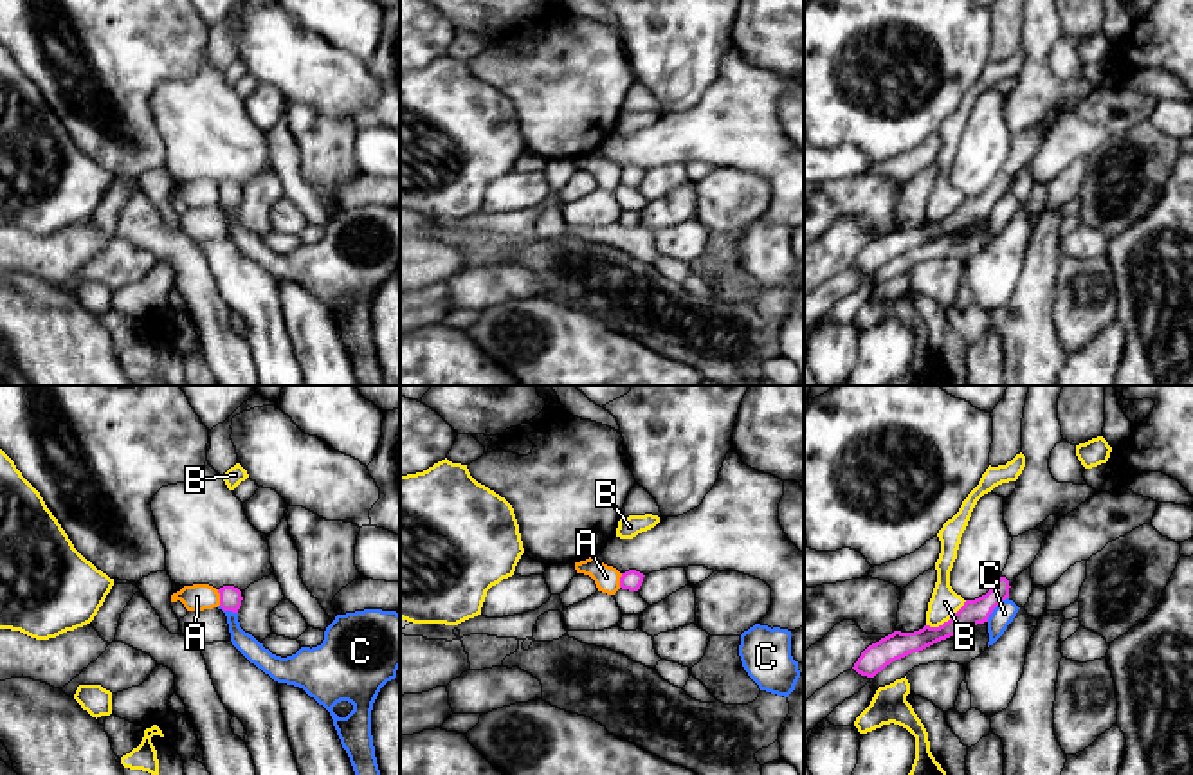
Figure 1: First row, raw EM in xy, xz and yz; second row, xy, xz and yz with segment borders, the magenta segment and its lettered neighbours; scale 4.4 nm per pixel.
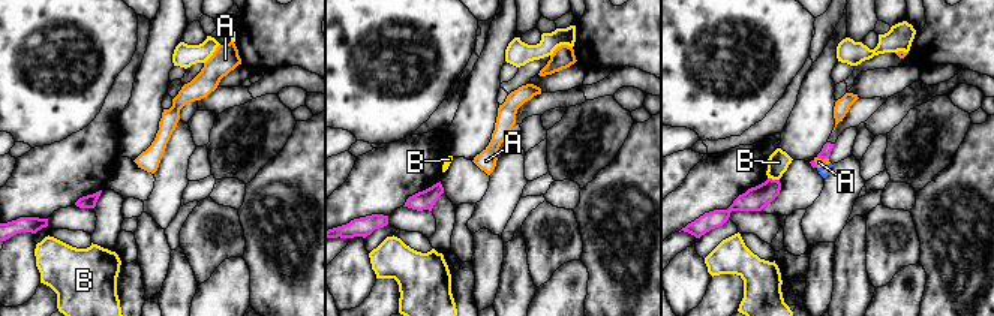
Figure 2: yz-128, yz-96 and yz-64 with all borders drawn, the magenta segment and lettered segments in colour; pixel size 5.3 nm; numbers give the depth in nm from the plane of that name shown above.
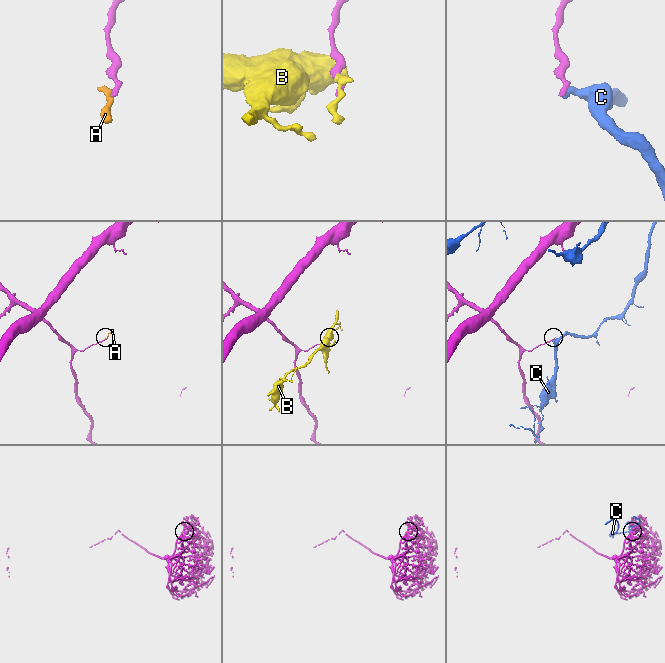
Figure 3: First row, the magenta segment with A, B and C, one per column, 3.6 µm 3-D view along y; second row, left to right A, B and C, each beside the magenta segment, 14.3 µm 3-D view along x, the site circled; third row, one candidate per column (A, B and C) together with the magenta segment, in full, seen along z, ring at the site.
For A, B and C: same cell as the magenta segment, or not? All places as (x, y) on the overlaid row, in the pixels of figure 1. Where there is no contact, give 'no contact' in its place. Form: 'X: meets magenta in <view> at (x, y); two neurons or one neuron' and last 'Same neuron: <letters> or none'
A: meets magenta in xy at (220, 597); two neurons
B: meets magenta in yz at (948, 620); two neurons
C: meets magenta in yz at (995, 606); two neurons
Same neuron: none

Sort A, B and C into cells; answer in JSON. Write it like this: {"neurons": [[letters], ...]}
{"neurons": [["A", "C"], ["B"]]}

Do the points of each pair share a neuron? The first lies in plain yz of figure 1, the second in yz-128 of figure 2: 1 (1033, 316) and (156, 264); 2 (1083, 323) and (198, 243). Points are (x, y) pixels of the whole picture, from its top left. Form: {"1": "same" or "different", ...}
{"1": "different", "2": "same"}

